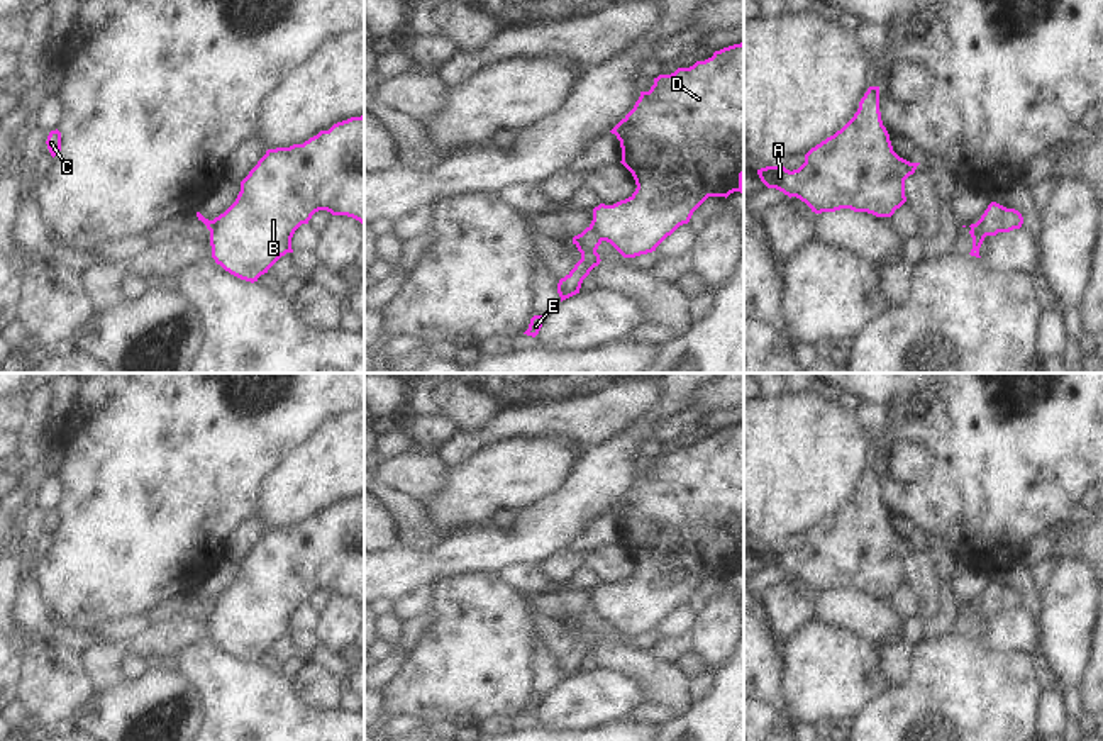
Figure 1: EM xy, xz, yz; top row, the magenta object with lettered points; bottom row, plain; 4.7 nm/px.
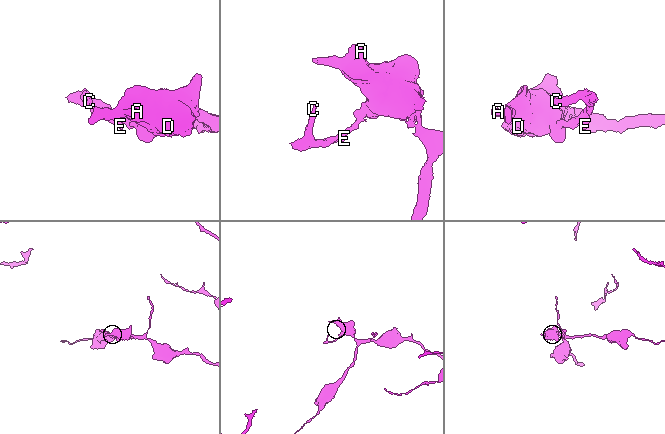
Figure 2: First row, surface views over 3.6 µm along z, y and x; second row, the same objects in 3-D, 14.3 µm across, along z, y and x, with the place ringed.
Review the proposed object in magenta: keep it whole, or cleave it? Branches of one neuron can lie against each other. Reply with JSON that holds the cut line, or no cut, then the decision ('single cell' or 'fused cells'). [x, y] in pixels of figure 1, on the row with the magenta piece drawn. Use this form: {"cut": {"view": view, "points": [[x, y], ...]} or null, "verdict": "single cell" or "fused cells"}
{"cut": {"view": "yz", "points": [[976, 222], [985, 236]]}, "verdict": "fused cells"}

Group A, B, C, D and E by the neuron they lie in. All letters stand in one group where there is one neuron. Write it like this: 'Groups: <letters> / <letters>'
Groups: A B D / C E

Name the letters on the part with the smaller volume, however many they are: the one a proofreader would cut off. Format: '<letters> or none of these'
C, E

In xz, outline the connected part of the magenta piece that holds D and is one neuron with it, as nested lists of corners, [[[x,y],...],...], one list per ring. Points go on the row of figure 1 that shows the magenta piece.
[[[744,42],[715,51],[712,58],[671,75],[659,75],[649,92],[640,92],[634,109],[610,131],[622,148],[622,164],[635,180],[635,192],[613,205],[593,209],[590,227],[624,258],[656,251],[708,197],[744,193]]]

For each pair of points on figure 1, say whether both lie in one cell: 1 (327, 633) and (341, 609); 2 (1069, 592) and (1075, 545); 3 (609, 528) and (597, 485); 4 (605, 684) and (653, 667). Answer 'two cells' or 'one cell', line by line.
1: one cell
2: two cells
3: two cells
4: two cells

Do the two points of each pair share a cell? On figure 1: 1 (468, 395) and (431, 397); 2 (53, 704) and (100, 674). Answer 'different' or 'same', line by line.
1: same
2: different

